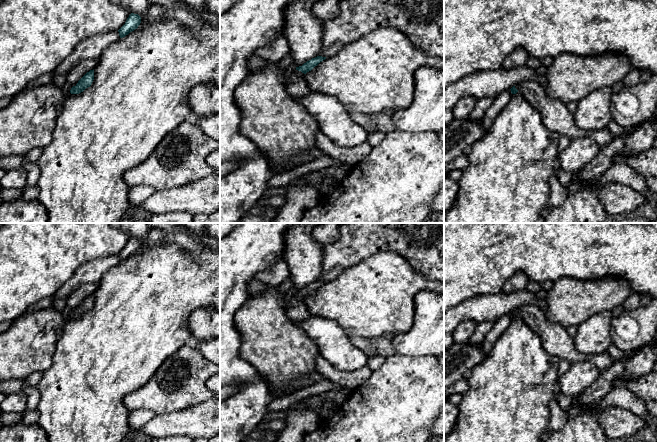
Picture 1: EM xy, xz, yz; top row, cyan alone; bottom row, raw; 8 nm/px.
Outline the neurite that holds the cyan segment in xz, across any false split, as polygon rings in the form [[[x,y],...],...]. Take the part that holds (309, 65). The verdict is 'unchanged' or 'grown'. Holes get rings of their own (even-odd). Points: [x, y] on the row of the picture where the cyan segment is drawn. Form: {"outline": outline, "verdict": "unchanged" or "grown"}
{"outline": [[[317,56],[304,63],[302,66],[296,67],[296,70],[286,84],[286,90],[293,98],[298,99],[310,93],[305,80],[305,74],[325,59],[326,57]]], "verdict": "grown"}

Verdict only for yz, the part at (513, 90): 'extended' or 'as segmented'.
extended

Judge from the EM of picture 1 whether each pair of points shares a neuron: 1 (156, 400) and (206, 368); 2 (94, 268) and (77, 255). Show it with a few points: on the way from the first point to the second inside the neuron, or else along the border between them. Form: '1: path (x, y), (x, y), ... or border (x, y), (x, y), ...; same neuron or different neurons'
1: path (168, 394), (177, 392), (194, 376); same neuron
2: border (109, 256), (95, 258), (83, 263), (69, 278); different neurons

